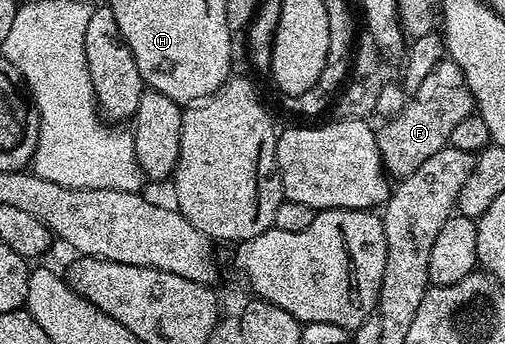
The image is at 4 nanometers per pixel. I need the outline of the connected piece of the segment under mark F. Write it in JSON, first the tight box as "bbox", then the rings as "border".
{"bbox":[377,58,475,178],"border":[[[444,58],[425,78],[421,90],[386,121],[388,124],[383,129],[378,129],[377,146],[388,177],[402,178],[413,174],[423,162],[433,158],[433,154],[450,145],[453,129],[475,111],[475,96],[468,90],[463,72],[450,58]]]}

